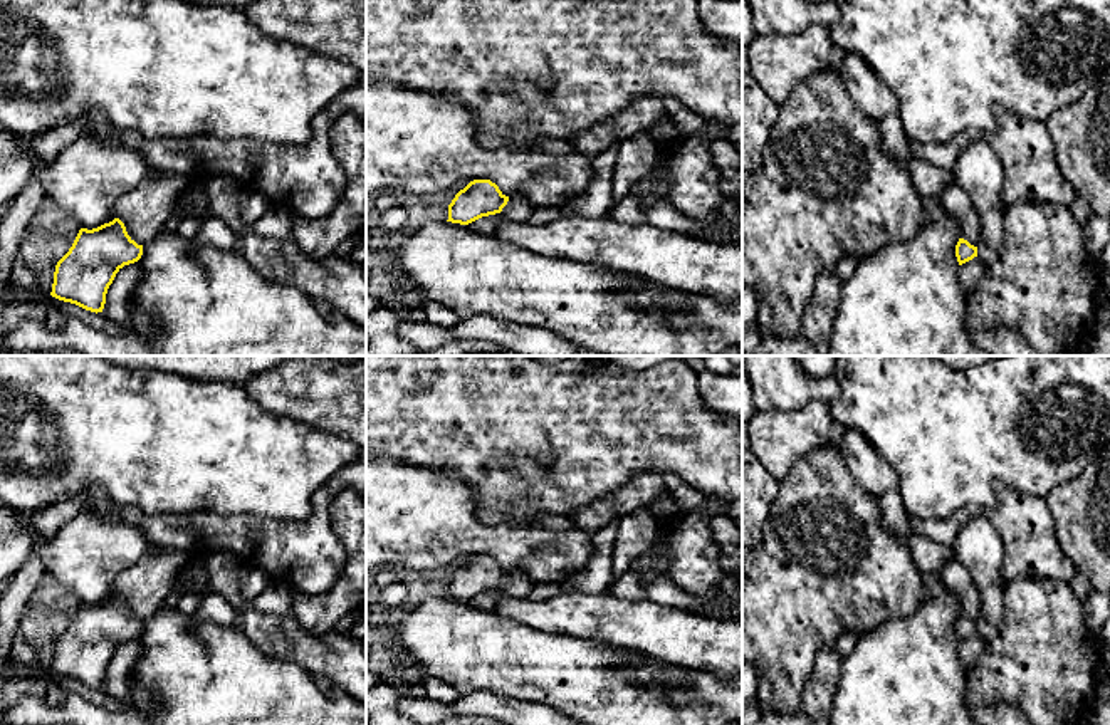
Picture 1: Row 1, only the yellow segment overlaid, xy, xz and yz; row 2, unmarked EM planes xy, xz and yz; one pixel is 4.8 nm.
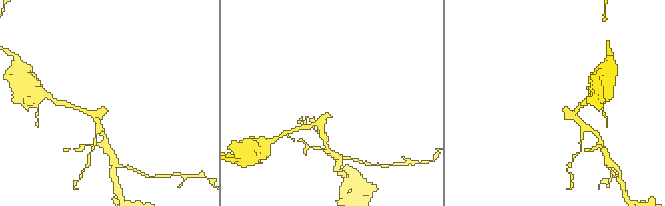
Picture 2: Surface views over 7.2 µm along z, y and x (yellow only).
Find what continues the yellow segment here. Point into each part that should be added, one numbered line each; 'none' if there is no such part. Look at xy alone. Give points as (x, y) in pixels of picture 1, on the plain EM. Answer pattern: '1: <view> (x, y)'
1: xy (145, 586)

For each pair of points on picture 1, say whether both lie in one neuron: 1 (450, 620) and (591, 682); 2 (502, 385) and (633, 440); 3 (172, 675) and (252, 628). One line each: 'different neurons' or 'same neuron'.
1: same neuron
2: same neuron
3: different neurons

